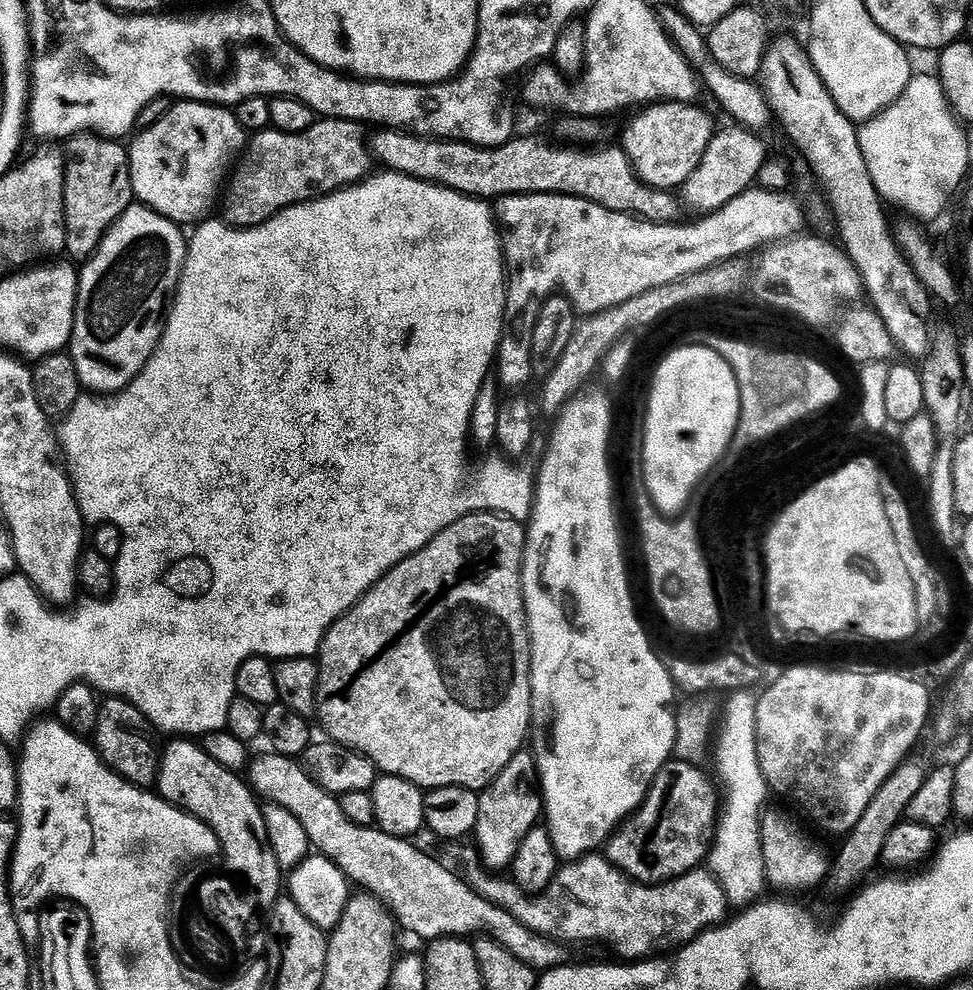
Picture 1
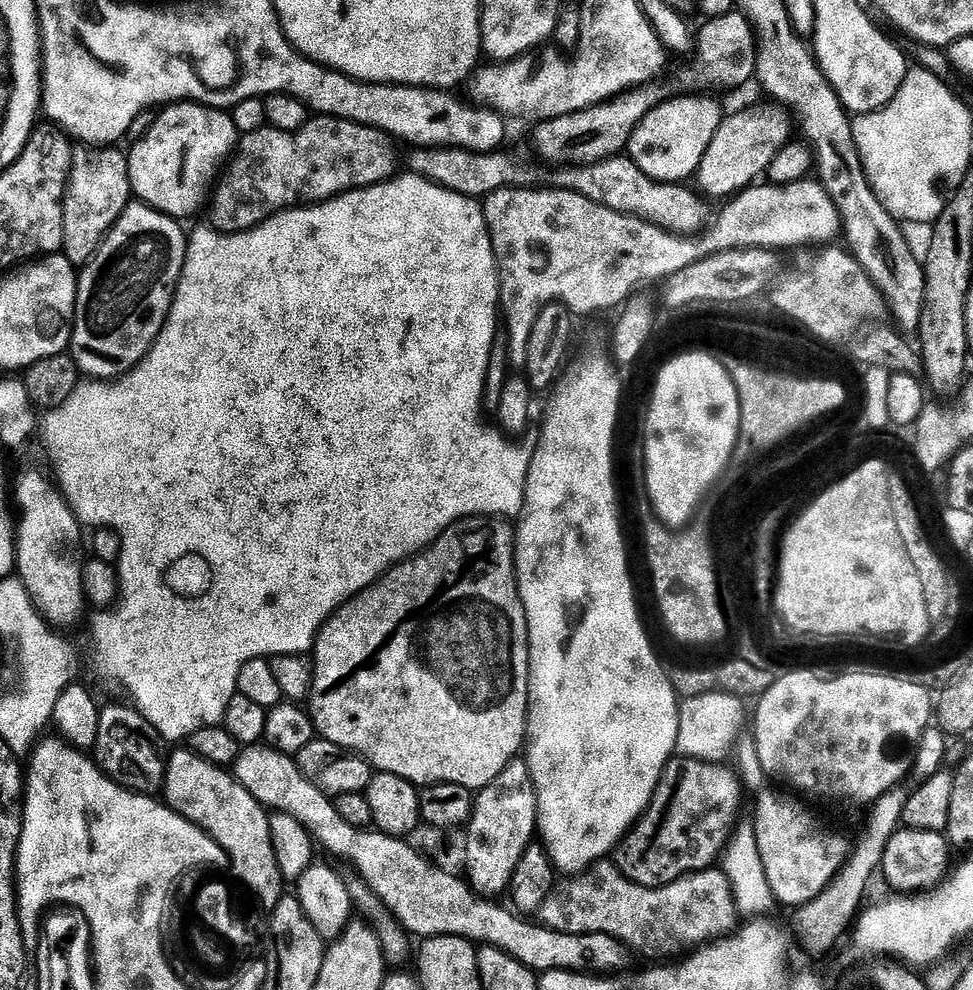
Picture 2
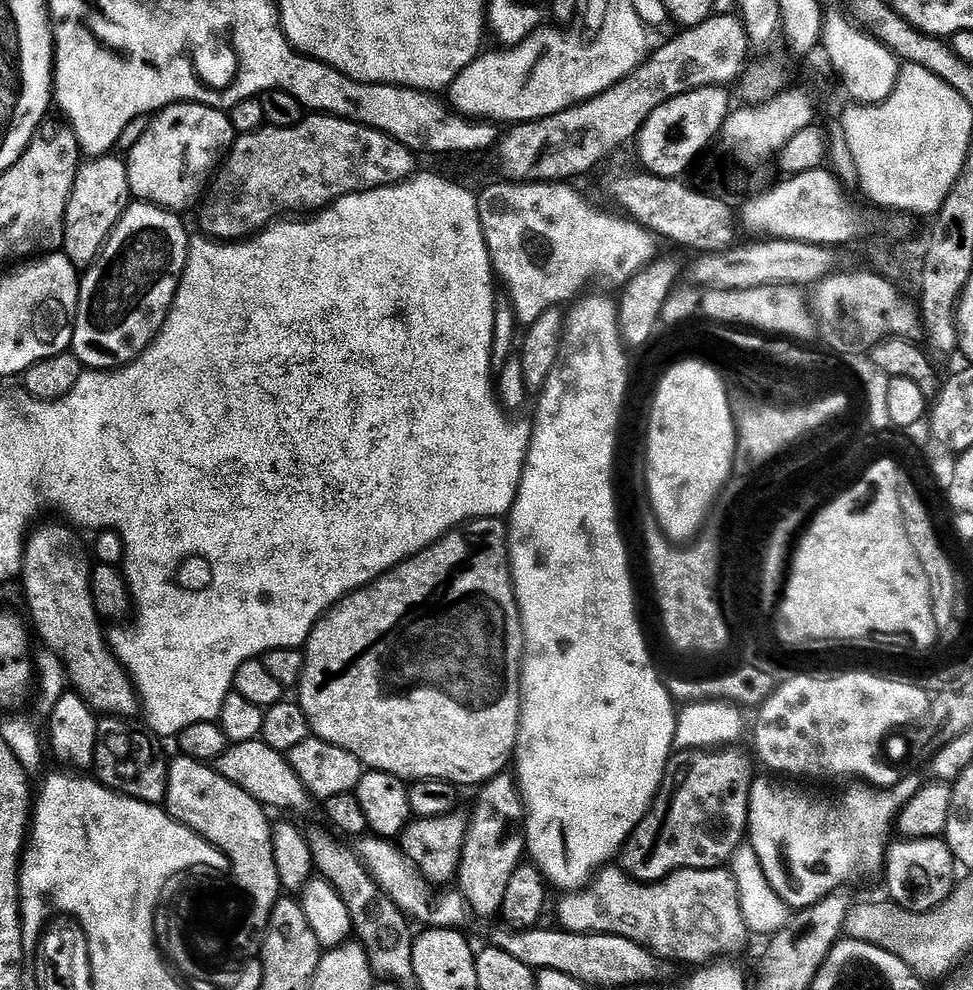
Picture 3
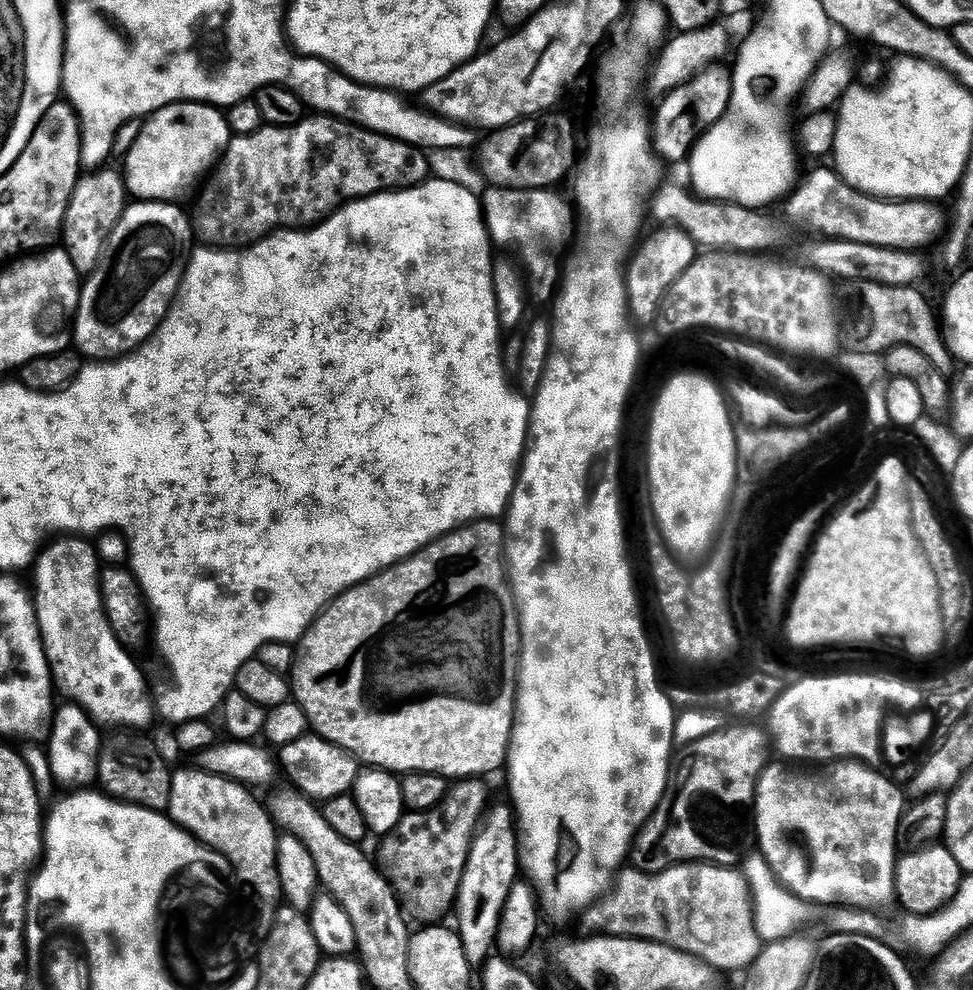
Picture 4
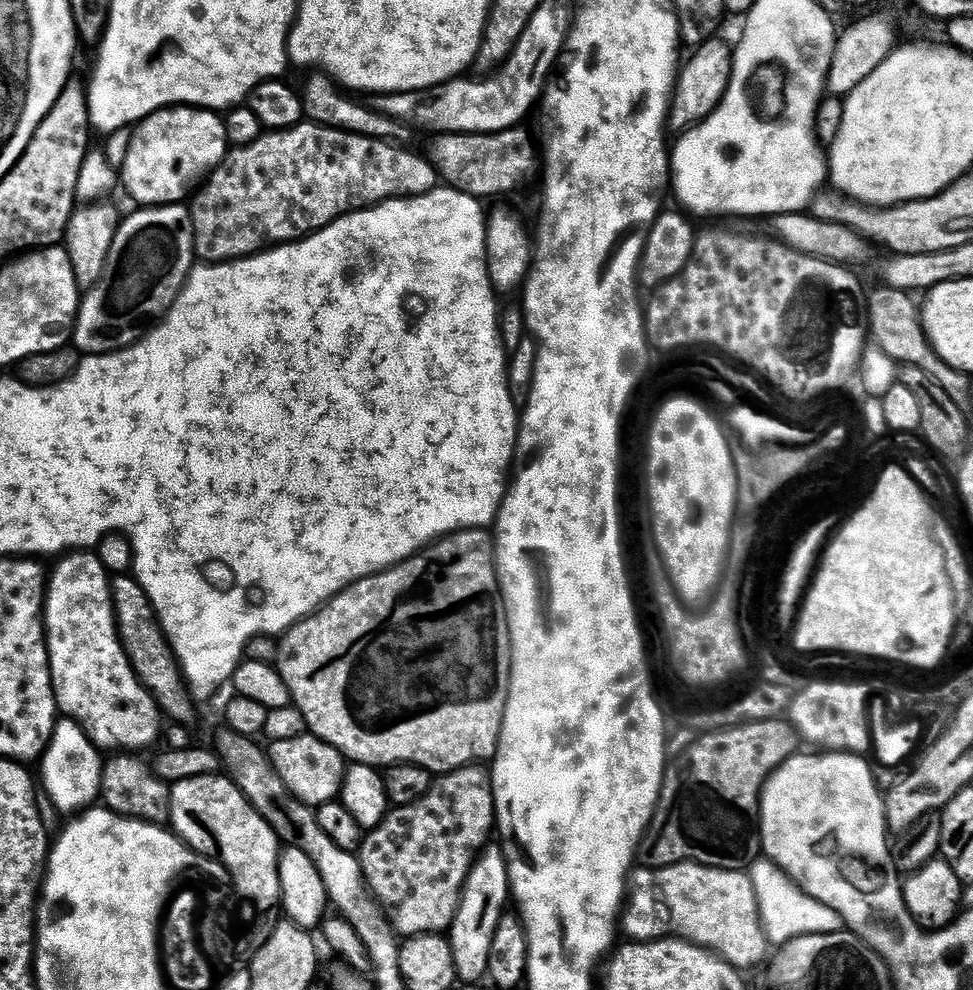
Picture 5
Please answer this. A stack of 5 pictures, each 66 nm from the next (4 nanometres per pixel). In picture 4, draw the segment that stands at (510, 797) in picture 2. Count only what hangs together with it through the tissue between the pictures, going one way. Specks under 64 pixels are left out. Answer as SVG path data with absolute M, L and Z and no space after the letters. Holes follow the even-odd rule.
M504 804L496 809L493 807L487 813L482 827L476 833L454 909L454 916L460 919L458 931L464 943L466 958L474 966L483 965L493 955L502 906L506 906L506 894L510 894L513 884L518 880L518 829L514 823L513 809Z

